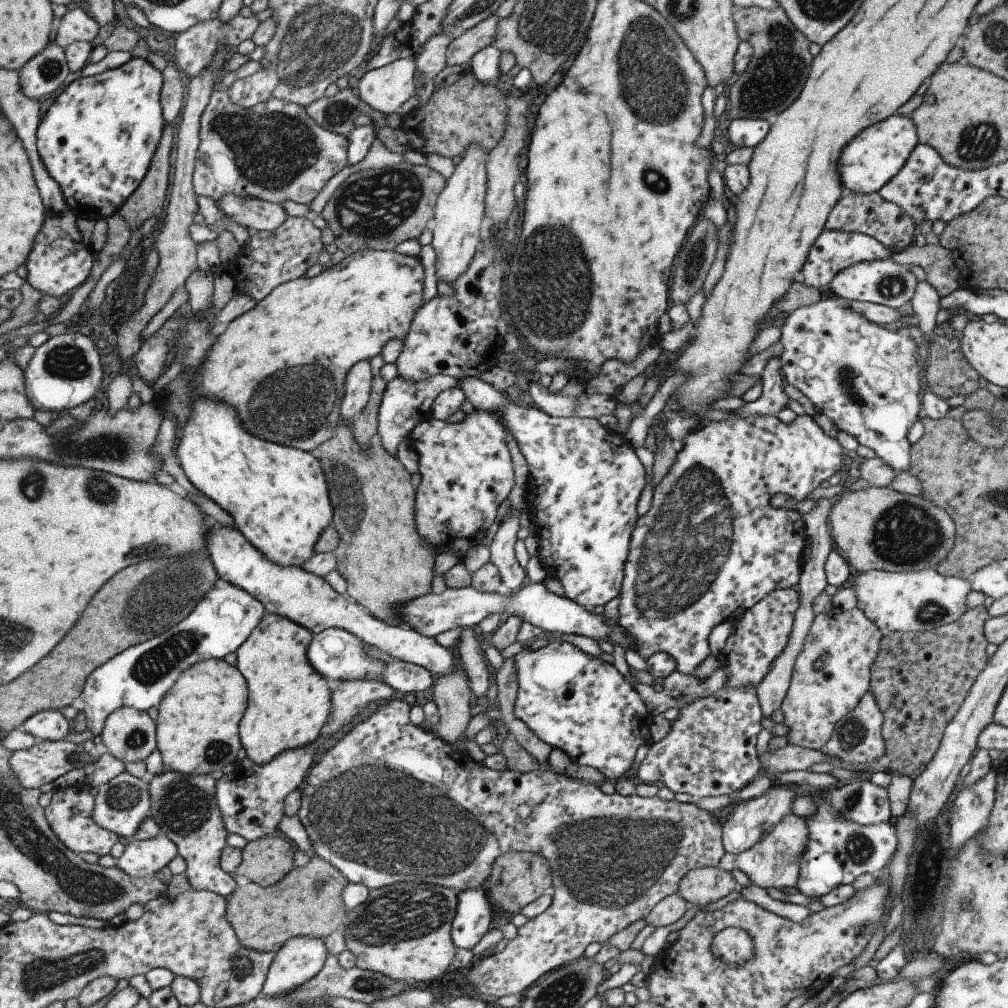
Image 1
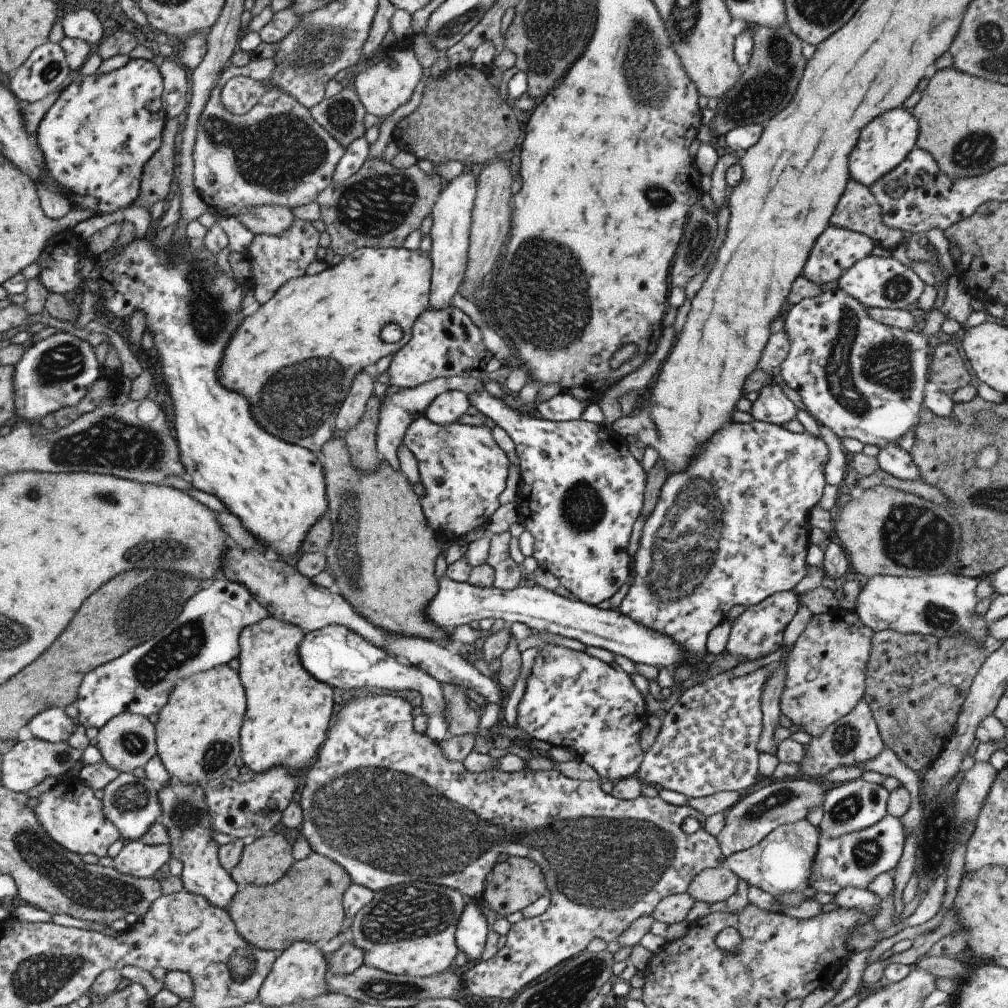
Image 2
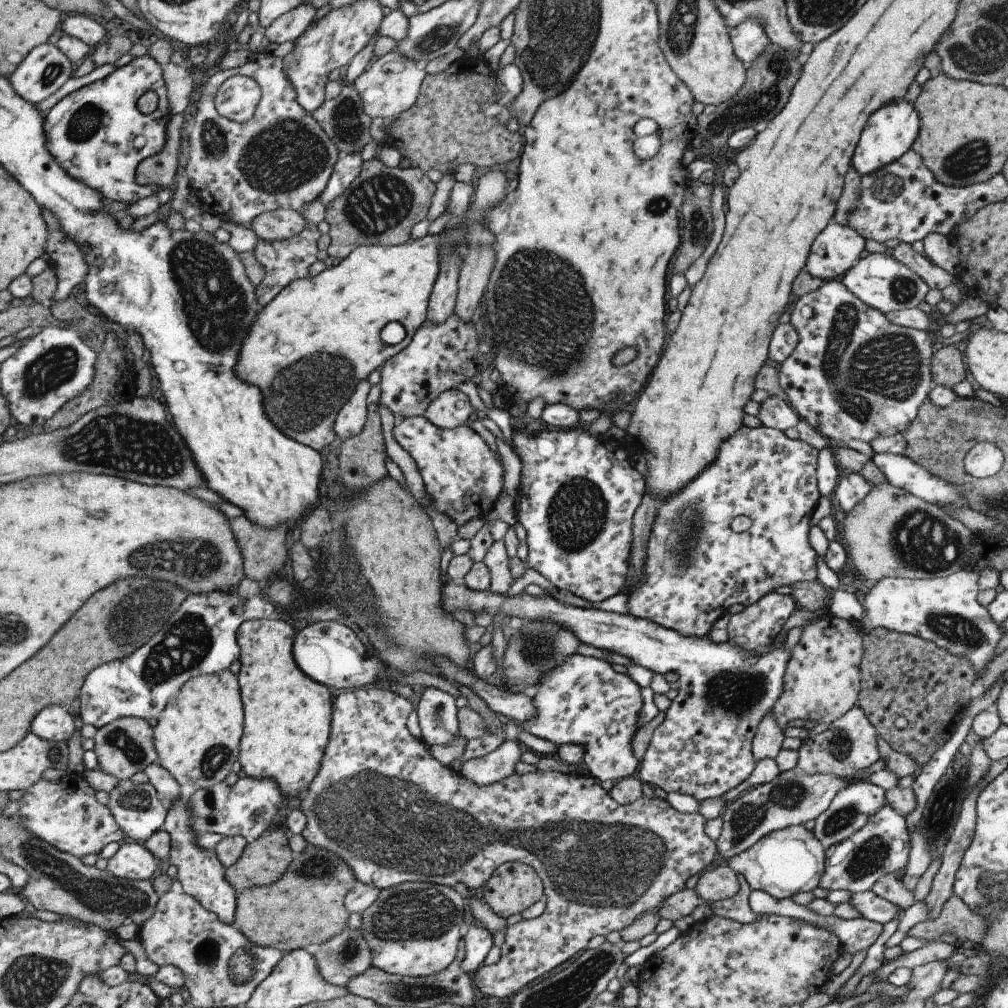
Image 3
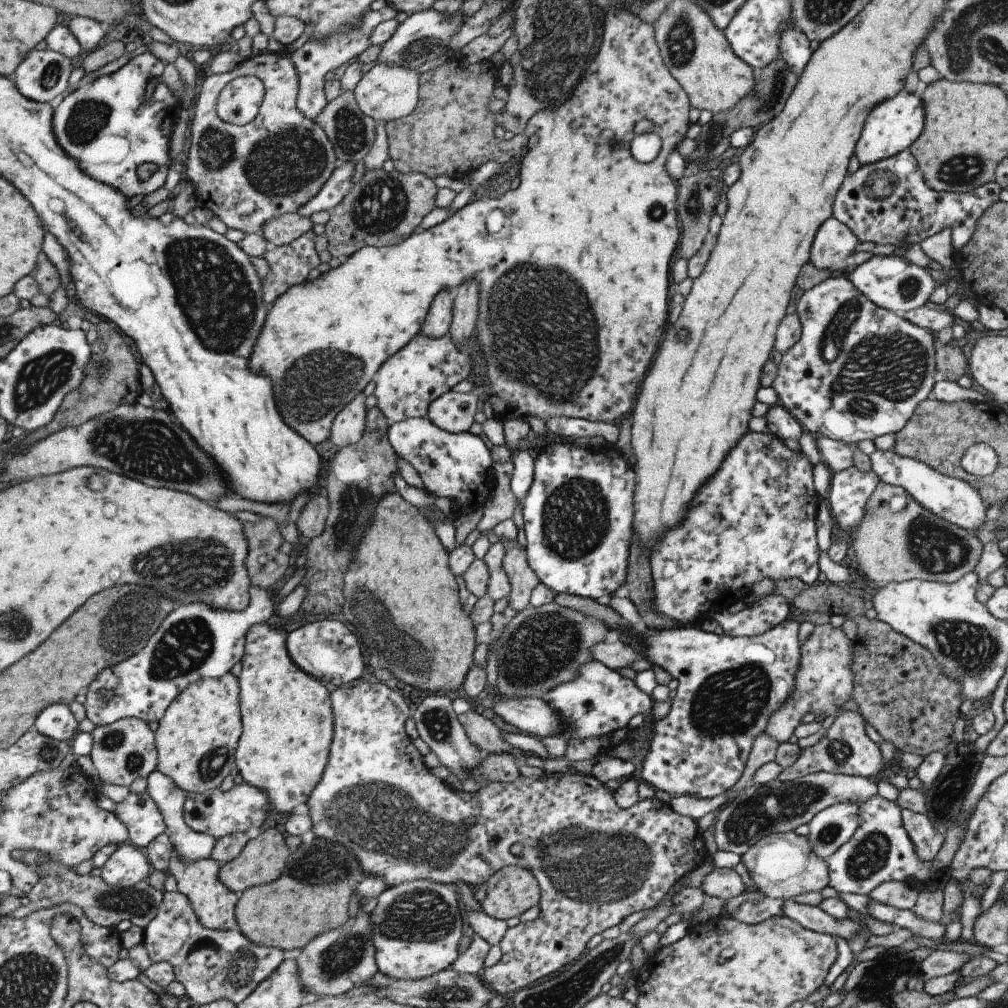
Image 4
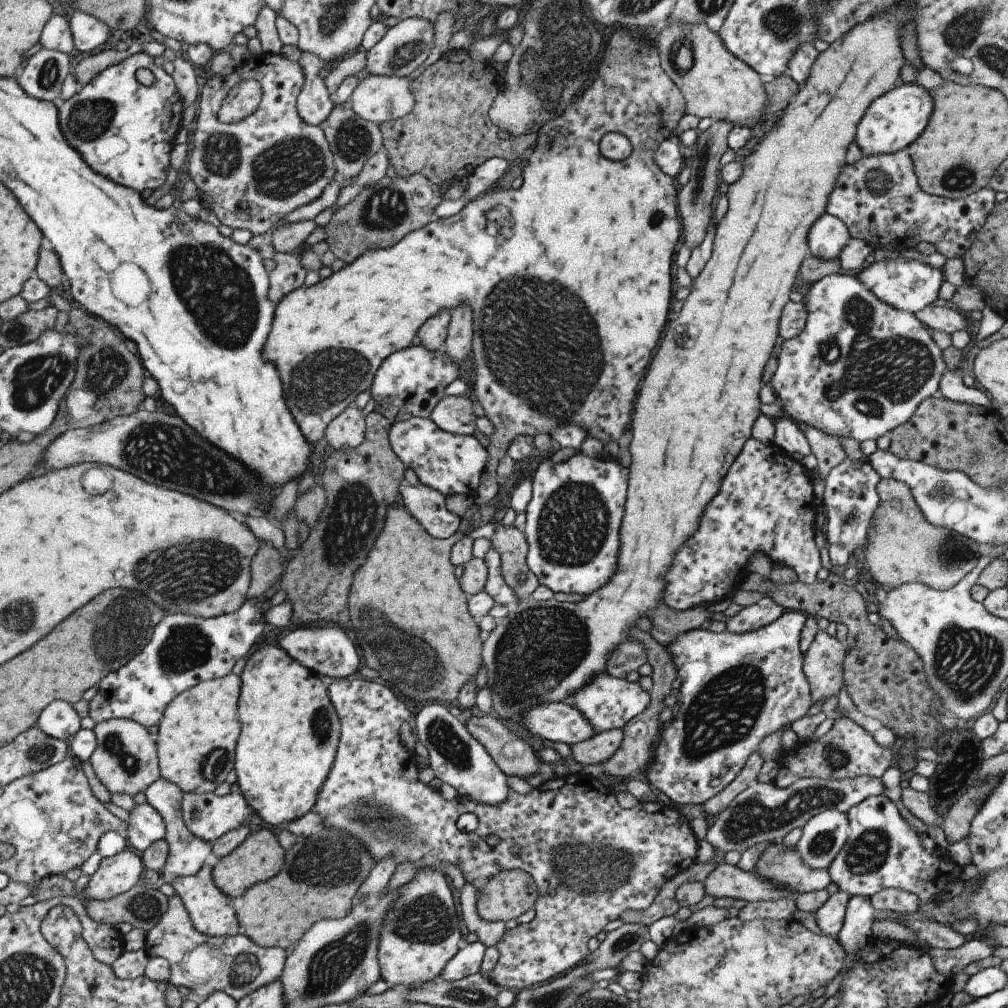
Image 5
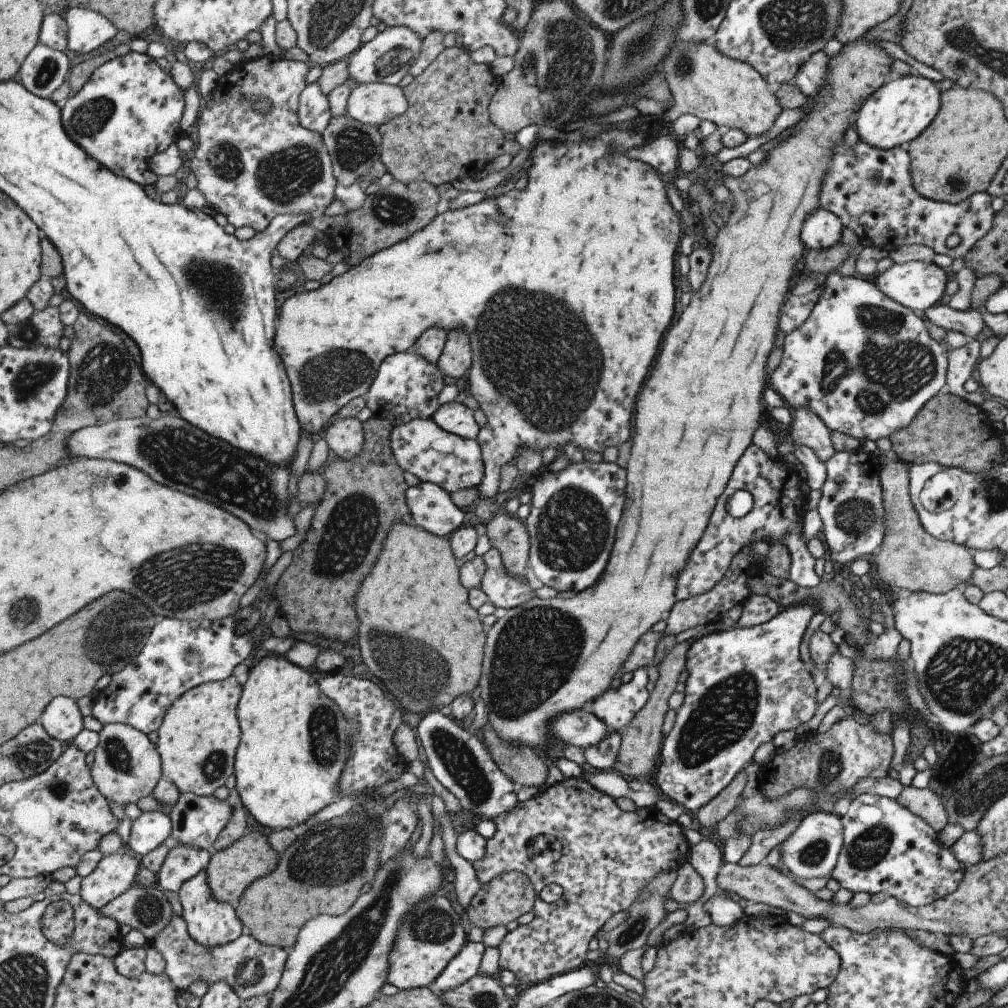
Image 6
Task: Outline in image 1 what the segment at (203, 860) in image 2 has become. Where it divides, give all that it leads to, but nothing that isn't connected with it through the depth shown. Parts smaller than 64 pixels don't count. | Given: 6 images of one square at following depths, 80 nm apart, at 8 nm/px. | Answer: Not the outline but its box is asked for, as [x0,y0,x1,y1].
[149,768,238,898]

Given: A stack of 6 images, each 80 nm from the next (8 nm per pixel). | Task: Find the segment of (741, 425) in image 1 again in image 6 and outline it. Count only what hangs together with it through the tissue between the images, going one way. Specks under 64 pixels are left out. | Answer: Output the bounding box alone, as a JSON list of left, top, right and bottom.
[675,443,821,602]

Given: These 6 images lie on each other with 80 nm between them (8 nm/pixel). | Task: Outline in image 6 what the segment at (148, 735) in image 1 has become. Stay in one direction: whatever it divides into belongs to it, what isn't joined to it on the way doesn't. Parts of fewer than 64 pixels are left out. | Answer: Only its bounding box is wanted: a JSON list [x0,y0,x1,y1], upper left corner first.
[92,723,162,806]

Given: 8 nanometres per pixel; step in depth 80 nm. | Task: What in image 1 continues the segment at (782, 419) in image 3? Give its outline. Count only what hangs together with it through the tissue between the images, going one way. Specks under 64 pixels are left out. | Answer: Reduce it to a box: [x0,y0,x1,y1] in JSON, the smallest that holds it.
[731,355,787,418]

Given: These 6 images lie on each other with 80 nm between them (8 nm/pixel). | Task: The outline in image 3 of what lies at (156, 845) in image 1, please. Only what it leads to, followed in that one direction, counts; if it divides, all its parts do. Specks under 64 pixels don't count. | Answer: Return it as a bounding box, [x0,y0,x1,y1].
[107,841,161,881]

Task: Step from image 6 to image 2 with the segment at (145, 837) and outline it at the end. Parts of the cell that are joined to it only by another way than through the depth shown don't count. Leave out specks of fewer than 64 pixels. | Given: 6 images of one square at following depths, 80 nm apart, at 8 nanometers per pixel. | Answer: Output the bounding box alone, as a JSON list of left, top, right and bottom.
[103,772,163,841]

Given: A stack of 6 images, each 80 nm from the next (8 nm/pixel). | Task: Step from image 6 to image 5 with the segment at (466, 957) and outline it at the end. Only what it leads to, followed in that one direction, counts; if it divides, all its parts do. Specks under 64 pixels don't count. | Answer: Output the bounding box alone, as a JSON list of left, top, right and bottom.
[439,941,486,981]

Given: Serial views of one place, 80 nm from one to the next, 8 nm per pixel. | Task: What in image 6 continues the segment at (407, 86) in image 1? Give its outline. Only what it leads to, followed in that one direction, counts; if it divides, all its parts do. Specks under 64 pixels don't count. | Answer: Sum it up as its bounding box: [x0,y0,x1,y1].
[345,83,407,127]

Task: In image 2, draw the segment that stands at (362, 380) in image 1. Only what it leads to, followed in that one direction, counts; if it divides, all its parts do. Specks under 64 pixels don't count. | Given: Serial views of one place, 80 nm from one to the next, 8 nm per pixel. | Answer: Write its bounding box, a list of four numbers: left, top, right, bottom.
[335,371,373,435]

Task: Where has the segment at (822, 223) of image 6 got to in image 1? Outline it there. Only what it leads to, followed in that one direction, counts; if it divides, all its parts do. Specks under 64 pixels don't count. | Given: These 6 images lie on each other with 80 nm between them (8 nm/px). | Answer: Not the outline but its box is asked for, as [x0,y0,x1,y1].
[798,229,893,289]

